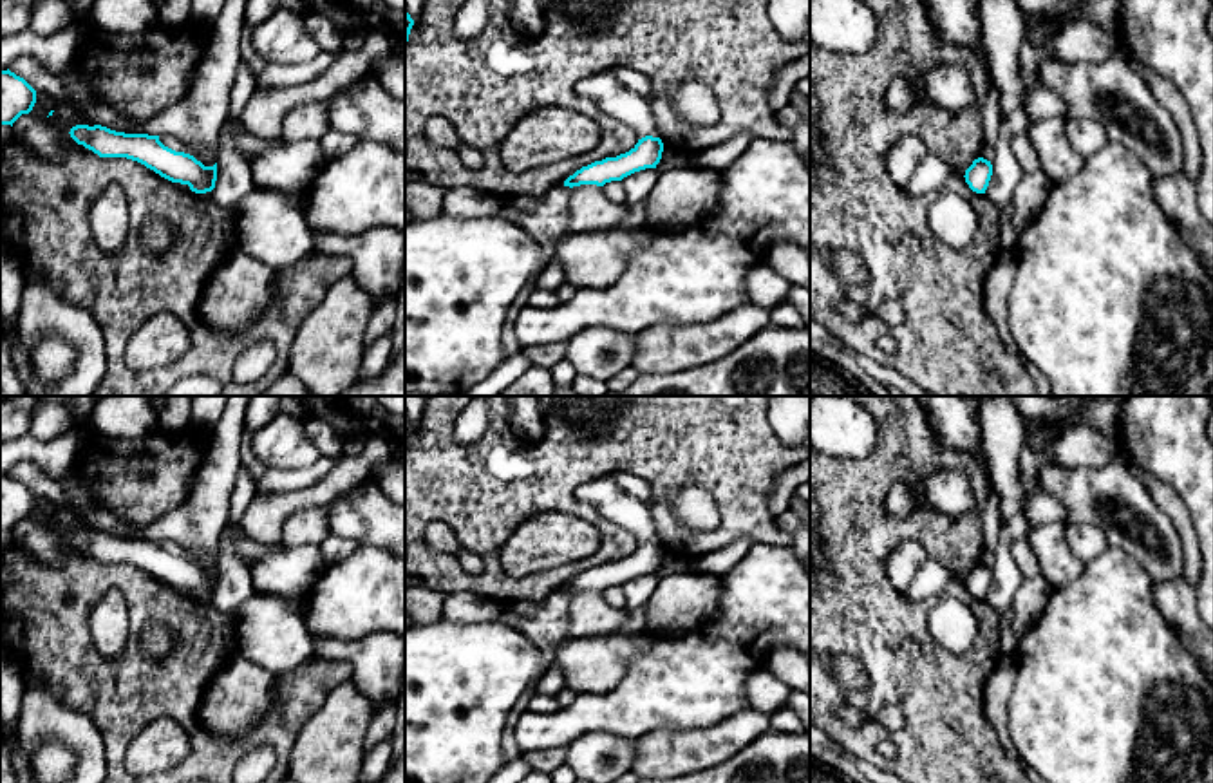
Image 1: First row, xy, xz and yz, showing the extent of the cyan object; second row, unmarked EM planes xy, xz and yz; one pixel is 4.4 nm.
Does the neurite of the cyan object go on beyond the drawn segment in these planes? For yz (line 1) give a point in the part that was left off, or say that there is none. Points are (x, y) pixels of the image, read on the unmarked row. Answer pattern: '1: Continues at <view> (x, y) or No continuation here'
1: No continuation here

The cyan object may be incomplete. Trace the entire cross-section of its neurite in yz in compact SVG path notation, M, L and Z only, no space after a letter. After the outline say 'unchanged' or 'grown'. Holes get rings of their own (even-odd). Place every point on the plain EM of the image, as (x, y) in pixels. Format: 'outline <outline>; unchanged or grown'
outline M978 562L973 566L973 570L965 575L965 588L969 593L976 599L985 599L989 586L992 580L992 570L991 566Z; unchanged

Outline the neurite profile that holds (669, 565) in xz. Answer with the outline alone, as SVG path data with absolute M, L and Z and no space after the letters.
M663 552L662 564L656 570L656 575L667 577L667 575L672 575L672 573L680 573L680 571L687 570L689 566L691 566L691 561L687 561L683 557L676 557L669 552Z

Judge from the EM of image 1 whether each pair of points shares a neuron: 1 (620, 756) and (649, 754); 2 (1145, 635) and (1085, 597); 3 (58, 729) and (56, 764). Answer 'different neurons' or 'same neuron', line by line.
1: different neurons
2: same neuron
3: different neurons

